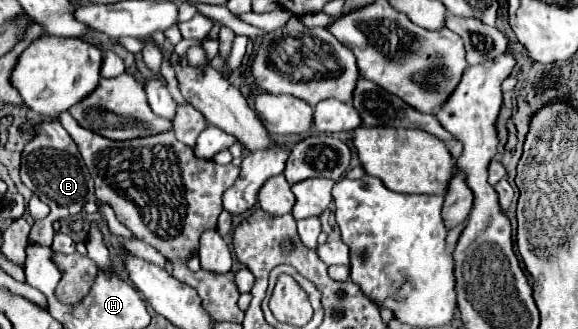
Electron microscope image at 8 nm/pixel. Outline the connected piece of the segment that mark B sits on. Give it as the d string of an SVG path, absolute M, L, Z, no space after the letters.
M43 120L39 124L33 124L31 136L33 138L25 144L21 154L21 182L51 208L51 214L33 224L29 240L35 246L51 248L51 240L55 234L53 222L61 218L71 220L71 216L77 216L87 202L95 200L95 190L83 158L79 156L79 150L75 148L69 134L63 130L59 120Z

